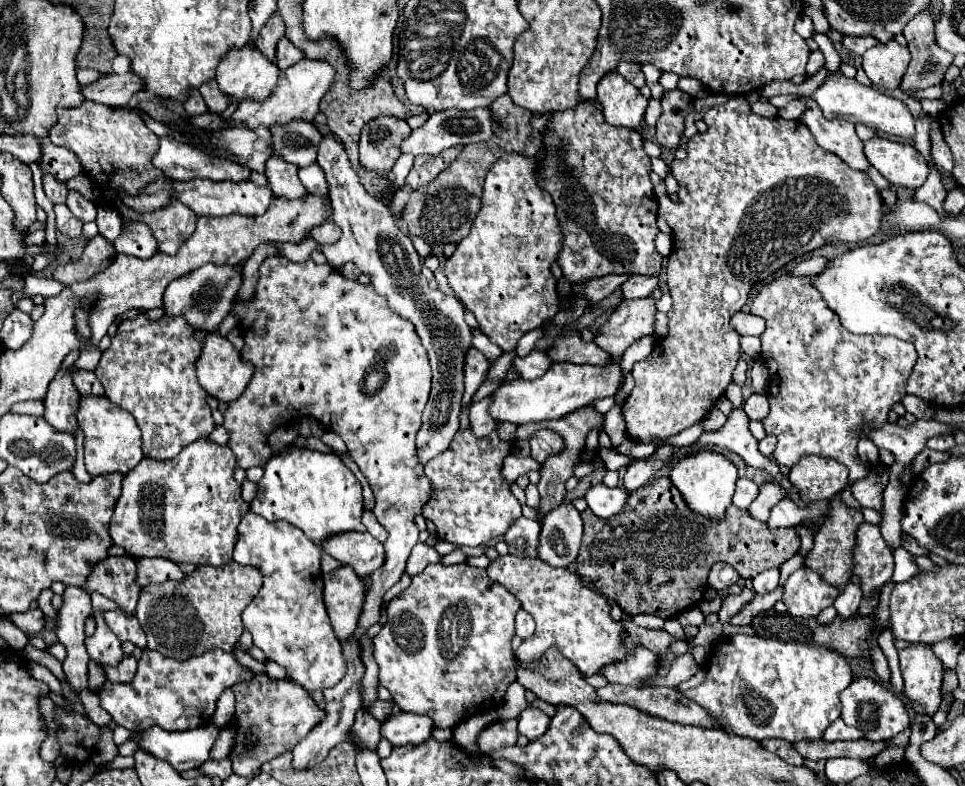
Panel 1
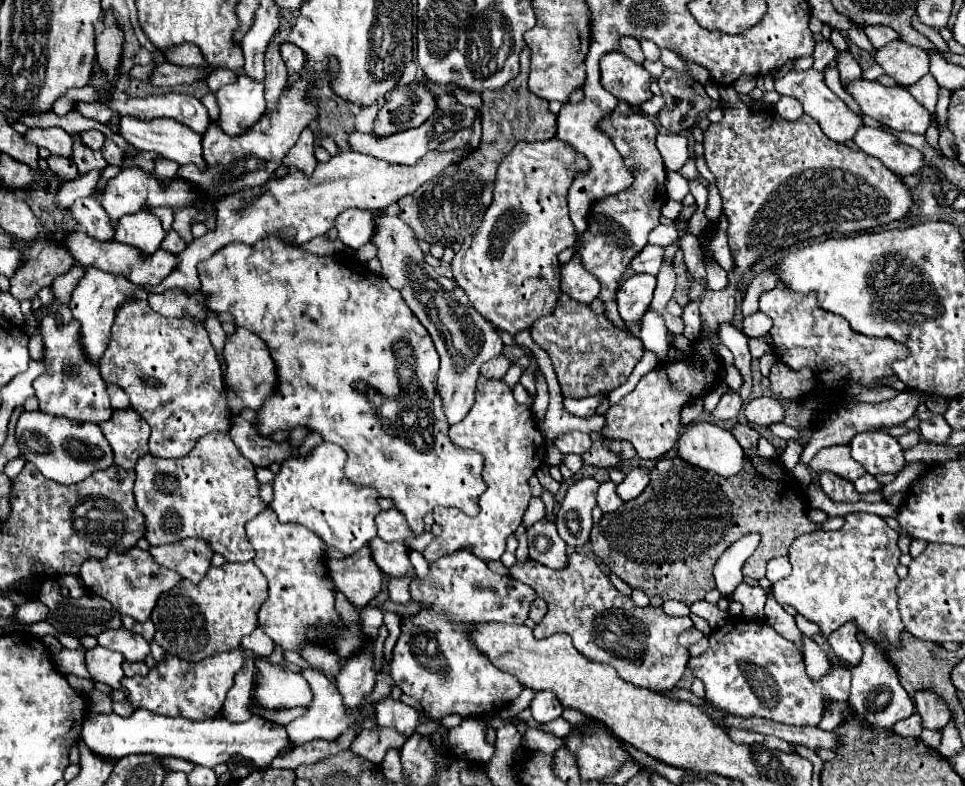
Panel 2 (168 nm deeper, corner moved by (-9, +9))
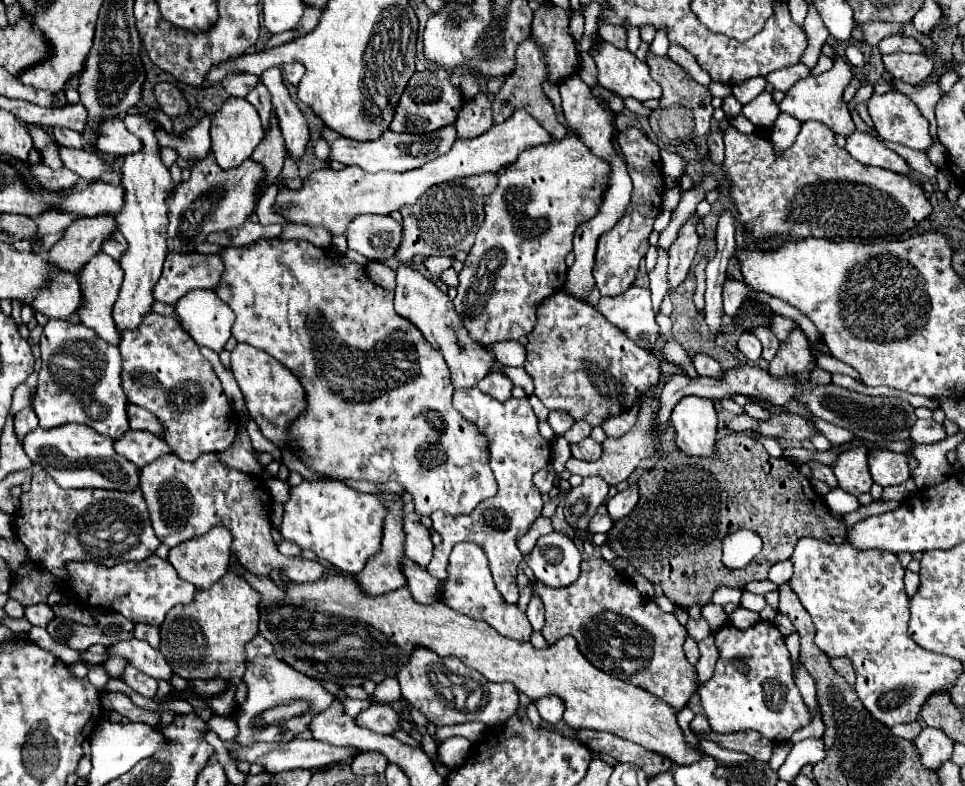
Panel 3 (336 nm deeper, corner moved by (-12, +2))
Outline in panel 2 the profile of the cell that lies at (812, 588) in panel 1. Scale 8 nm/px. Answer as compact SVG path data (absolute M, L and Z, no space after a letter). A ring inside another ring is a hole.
M864 512L848 514L844 526L836 532L816 530L816 532L798 536L792 542L790 552L788 552L788 558L792 564L792 574L770 586L772 598L778 604L790 604L806 620L818 624L820 634L824 638L828 638L834 630L838 630L846 622L854 622L858 632L862 632L866 636L866 644L862 646L864 656L862 656L860 664L850 668L850 674L852 674L850 706L868 724L872 724L876 728L886 728L886 730L892 728L898 720L904 720L912 714L912 700L910 700L908 692L902 688L902 684L898 680L898 672L892 666L892 662L888 662L888 652L886 652L886 646L900 646L900 636L904 632L904 624L902 624L900 612L898 612L898 594L896 594L896 586L900 580L896 574L896 566L900 564L898 558L902 554L896 544L898 538L900 538L900 534L896 530L892 530L876 514L864 514Z

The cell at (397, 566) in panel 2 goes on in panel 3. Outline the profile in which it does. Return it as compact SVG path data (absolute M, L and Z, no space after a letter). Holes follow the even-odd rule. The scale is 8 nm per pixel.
M403 559L401 569L407 579L407 589L411 591L417 603L437 603L439 601L439 595L437 595L439 579L431 577L423 567L419 567L417 563L409 559Z

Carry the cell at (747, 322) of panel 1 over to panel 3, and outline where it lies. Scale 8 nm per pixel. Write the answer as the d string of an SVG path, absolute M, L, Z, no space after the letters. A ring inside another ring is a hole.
M745 331L745 333L741 335L741 339L739 339L739 351L741 351L749 361L755 363L755 361L761 359L763 347L761 347L761 341L759 341L753 333Z

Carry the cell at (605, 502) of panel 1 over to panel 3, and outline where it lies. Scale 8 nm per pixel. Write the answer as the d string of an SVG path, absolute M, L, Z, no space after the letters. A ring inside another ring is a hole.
M601 505L595 513L595 517L589 521L589 531L591 533L607 533L611 529L611 525L613 525L613 519L609 517L605 505Z

